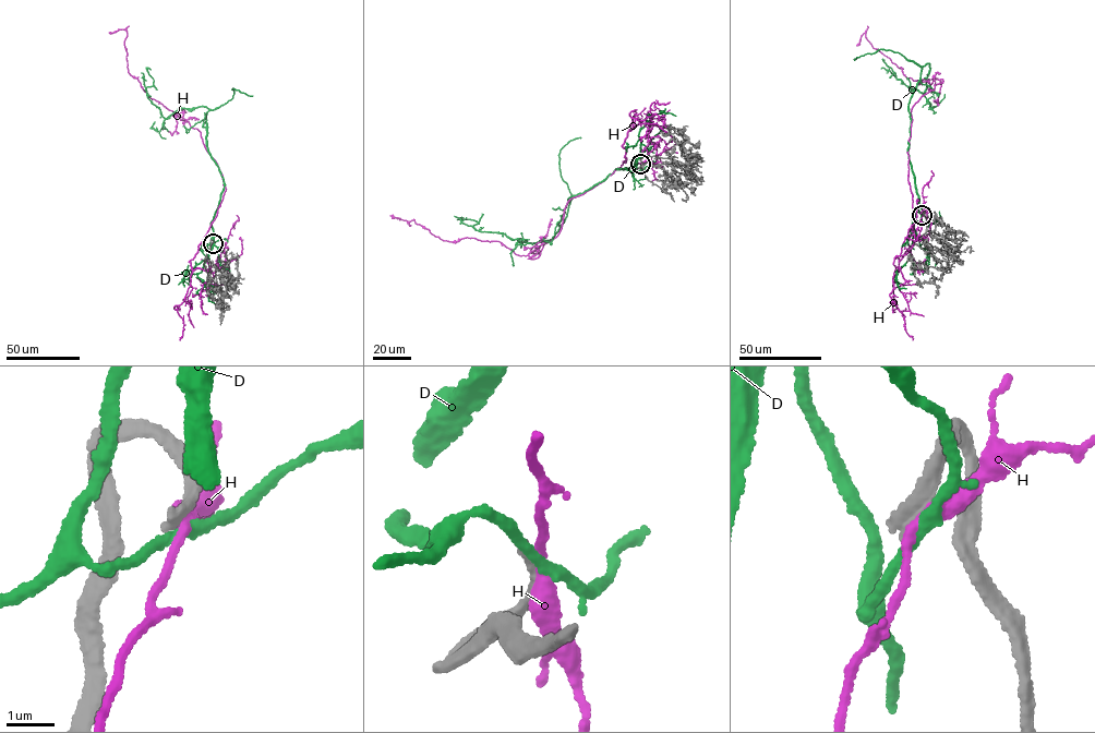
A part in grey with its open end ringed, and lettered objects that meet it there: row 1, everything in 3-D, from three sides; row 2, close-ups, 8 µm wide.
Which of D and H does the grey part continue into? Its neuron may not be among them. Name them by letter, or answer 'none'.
none

